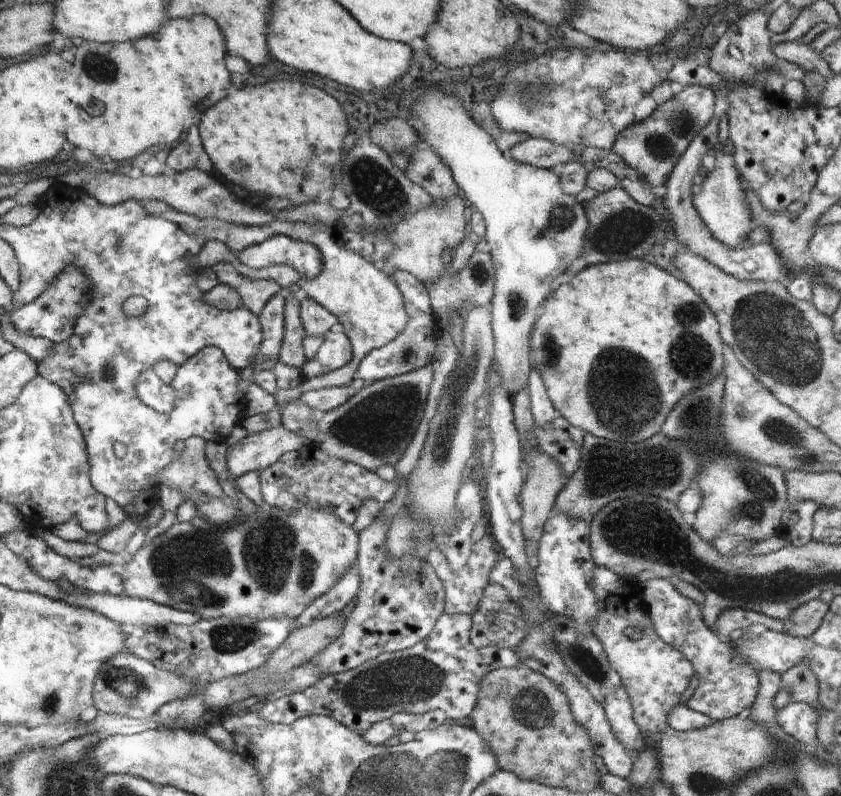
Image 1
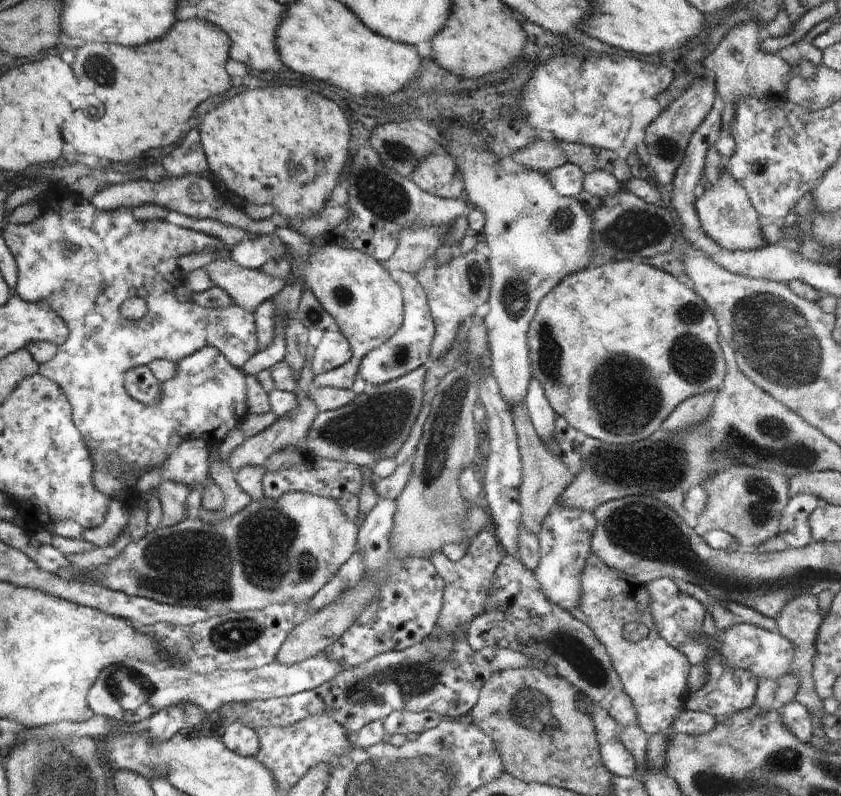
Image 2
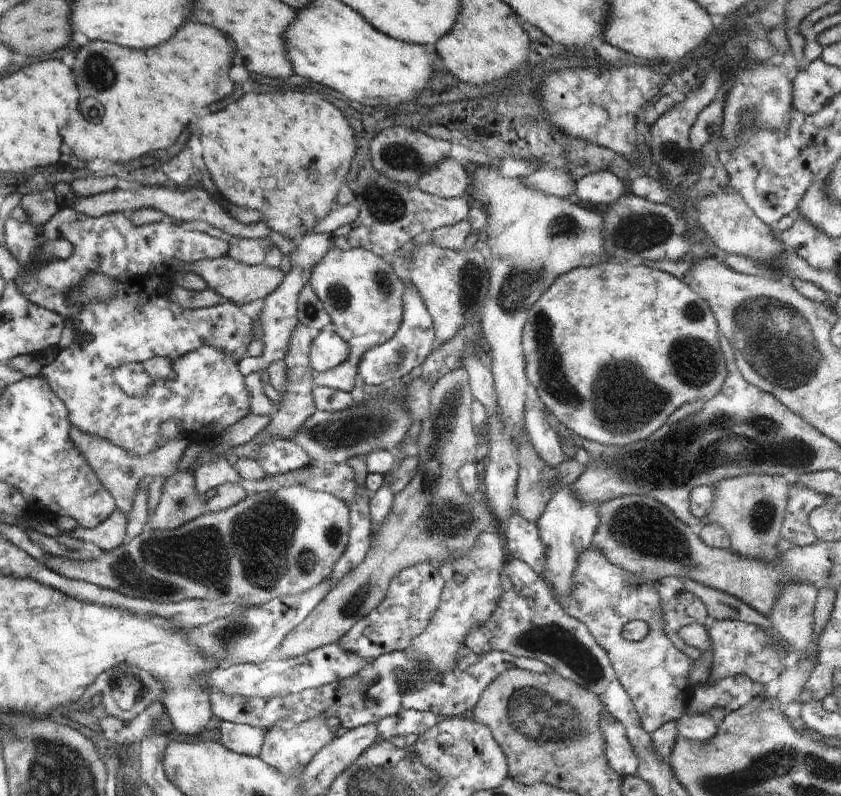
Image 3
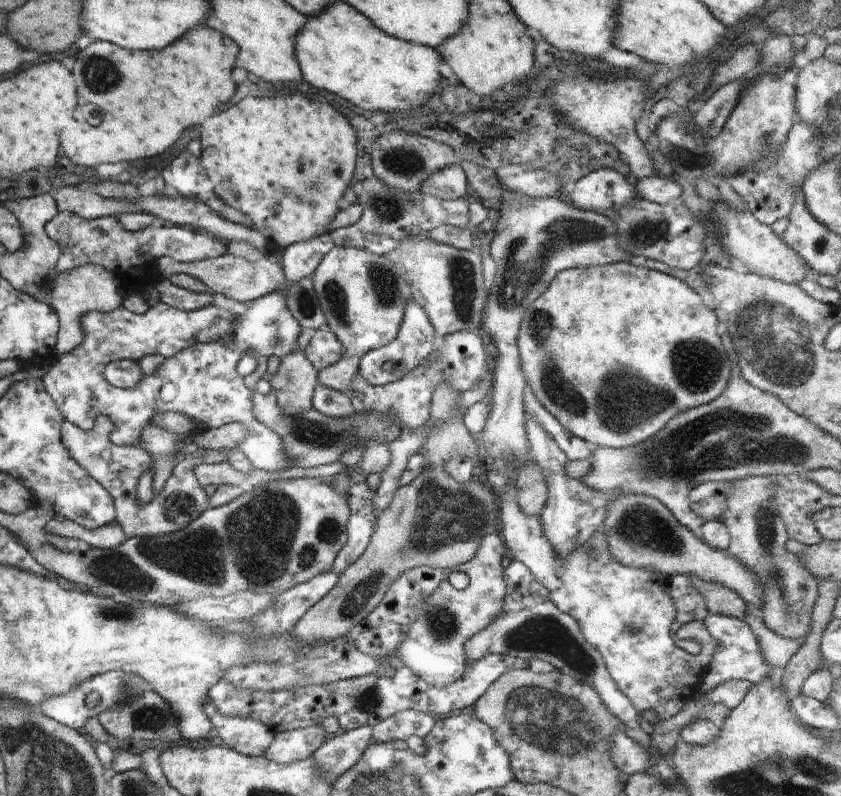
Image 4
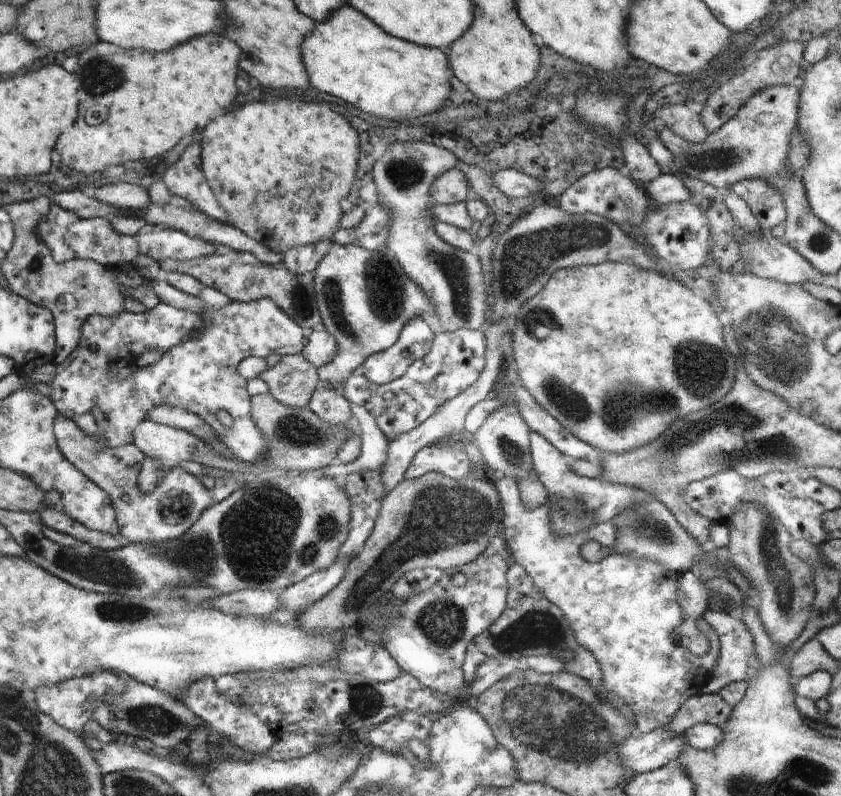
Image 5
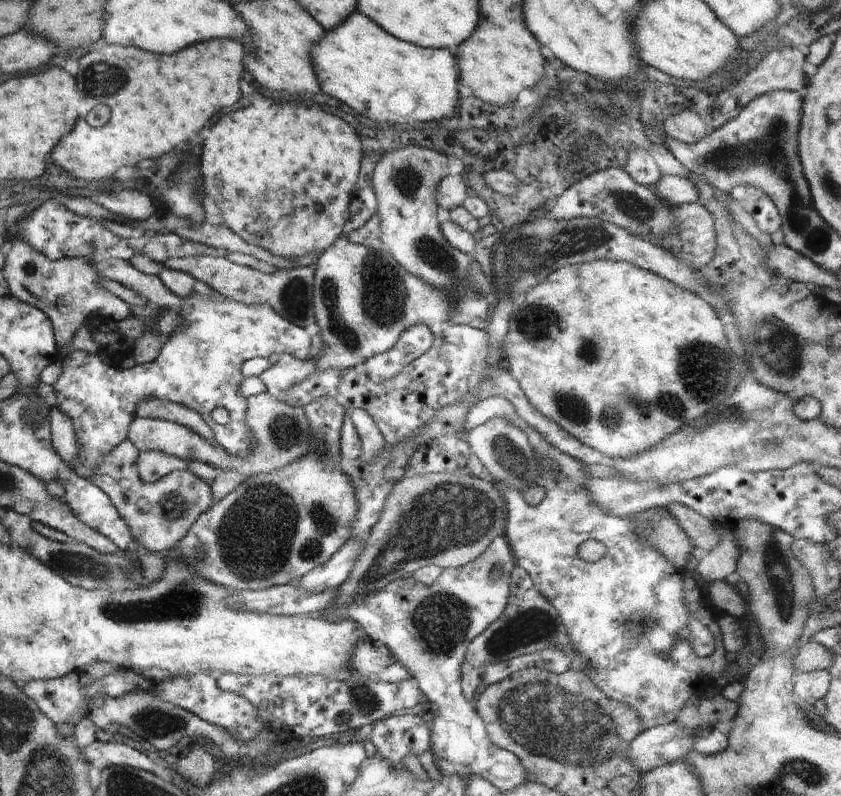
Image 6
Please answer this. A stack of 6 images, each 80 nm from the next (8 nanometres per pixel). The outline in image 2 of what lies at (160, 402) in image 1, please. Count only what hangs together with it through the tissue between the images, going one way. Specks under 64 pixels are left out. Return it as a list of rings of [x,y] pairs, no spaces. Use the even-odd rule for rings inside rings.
[[[146,366],[131,369],[126,374],[126,389],[143,405],[156,405],[161,400],[161,383]]]

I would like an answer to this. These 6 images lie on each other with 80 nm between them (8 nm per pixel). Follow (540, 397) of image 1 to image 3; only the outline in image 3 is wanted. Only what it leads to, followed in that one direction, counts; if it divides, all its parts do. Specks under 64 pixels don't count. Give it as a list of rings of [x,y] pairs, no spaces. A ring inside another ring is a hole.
[[[530,383],[526,391],[524,428],[526,428],[537,453],[546,464],[557,465],[566,460],[562,440],[554,425],[549,421],[550,412],[539,399],[537,390]]]

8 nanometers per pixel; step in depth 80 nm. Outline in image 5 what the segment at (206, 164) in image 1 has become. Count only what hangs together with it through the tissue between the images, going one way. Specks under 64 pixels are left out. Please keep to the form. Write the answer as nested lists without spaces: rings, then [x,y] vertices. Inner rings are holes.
[[[190,144],[186,152],[166,169],[162,180],[171,194],[185,198],[212,220],[228,221],[204,177],[200,144]]]

